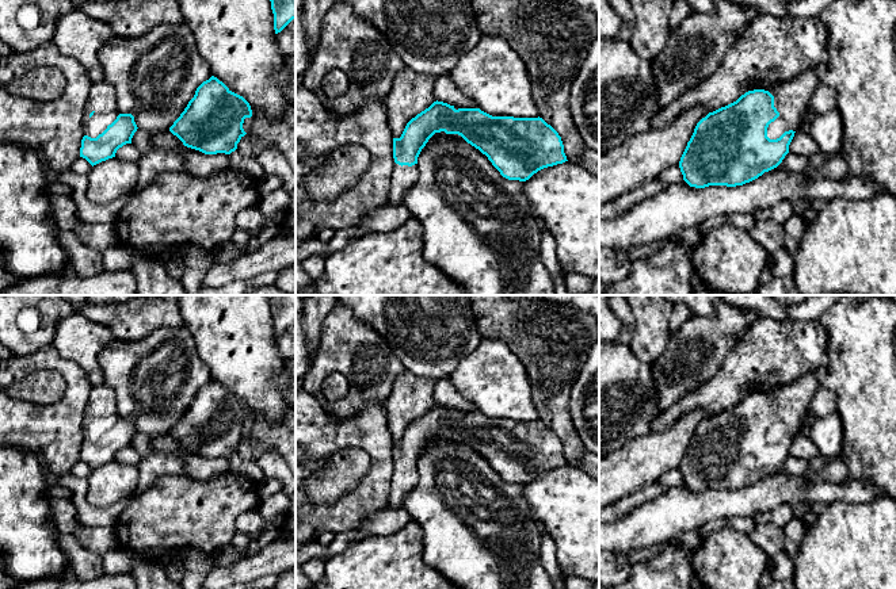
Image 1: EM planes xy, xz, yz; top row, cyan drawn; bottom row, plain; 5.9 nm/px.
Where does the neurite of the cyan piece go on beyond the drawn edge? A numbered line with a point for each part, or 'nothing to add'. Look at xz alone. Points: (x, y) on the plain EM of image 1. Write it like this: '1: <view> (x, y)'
1: xz (403, 481)

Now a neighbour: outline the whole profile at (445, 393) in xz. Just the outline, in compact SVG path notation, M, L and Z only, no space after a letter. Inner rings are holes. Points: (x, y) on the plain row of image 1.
M449 378L436 379L434 387L434 399L438 405L461 412L477 412L476 403L465 399L449 380Z

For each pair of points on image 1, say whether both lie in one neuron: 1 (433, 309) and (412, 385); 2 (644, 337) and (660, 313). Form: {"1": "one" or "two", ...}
{"1": "two", "2": "one"}

